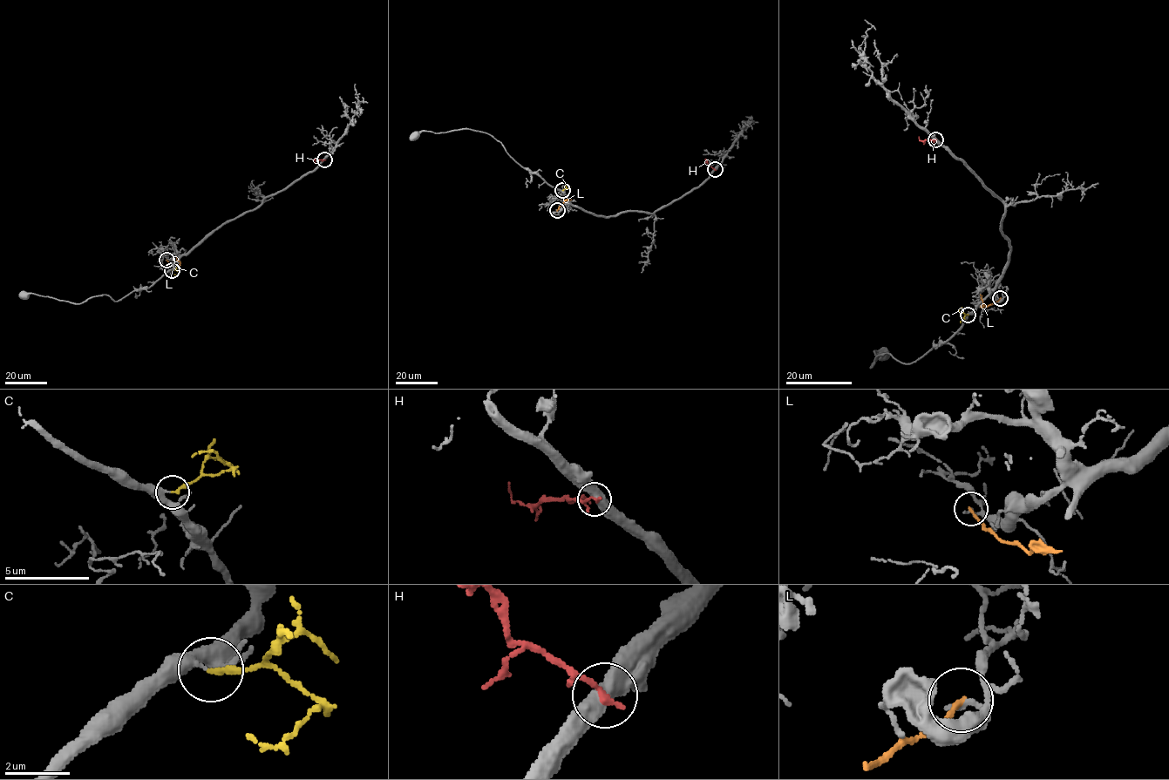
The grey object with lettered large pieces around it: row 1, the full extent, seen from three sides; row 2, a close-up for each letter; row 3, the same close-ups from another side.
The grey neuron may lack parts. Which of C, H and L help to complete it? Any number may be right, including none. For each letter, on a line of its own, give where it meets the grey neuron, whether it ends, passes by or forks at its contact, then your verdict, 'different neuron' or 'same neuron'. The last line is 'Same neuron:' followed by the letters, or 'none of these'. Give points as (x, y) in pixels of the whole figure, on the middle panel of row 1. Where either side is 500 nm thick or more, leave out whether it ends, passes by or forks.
C: contact (562, 190); it ends; same neuron
H: contact (715, 169); different neuron
L: contact (557, 210); it ends; different neuron
Same neuron: C

